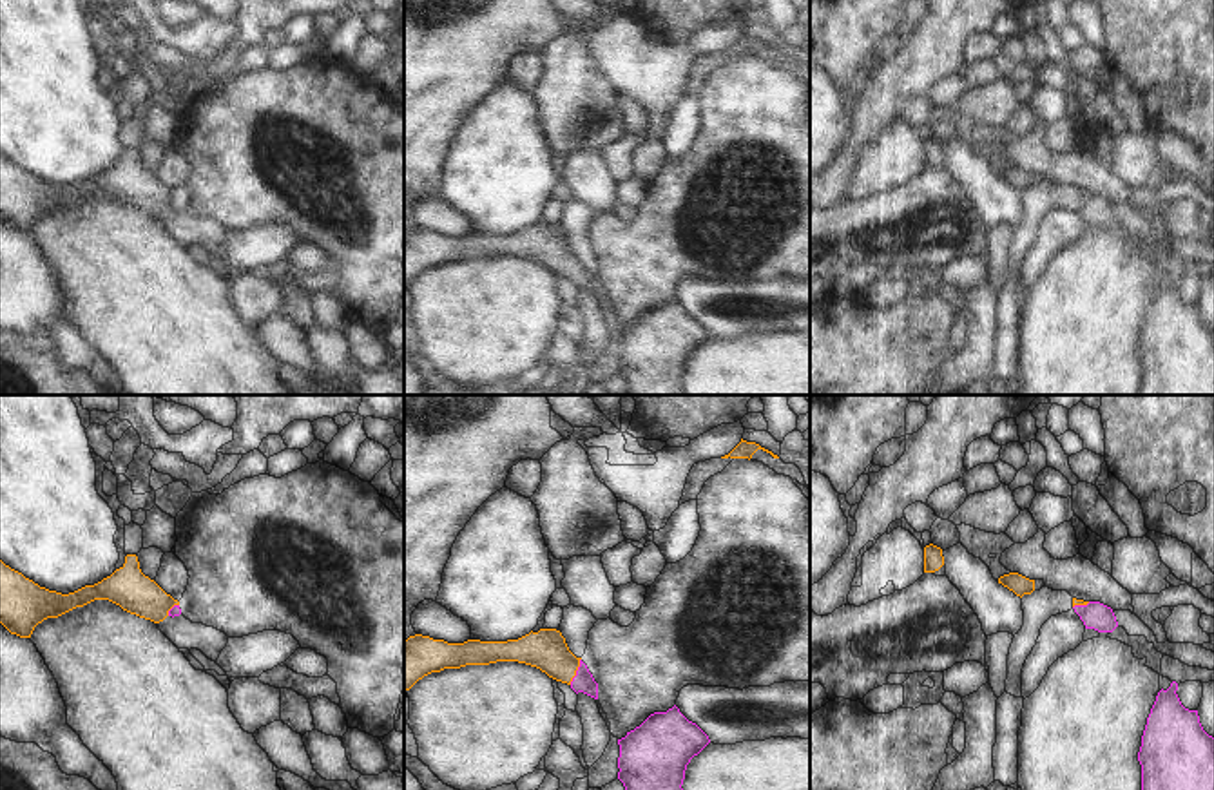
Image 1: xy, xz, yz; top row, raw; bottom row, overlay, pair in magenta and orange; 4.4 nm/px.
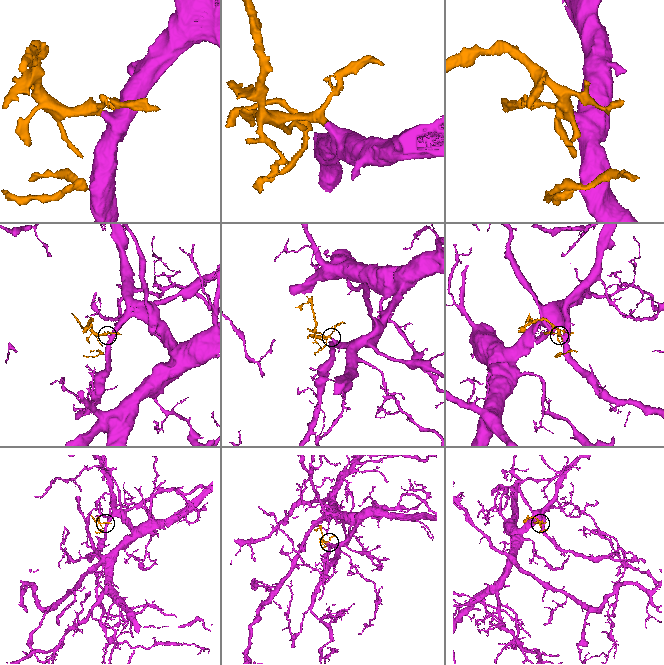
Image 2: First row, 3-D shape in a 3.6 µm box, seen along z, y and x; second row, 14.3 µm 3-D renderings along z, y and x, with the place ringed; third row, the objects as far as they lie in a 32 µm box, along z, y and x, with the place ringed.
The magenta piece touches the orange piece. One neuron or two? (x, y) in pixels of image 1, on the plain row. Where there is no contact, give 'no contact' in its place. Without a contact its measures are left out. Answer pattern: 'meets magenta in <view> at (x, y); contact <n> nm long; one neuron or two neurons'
meets magenta in xz at (577, 265); contact 130 nm long; one neuron

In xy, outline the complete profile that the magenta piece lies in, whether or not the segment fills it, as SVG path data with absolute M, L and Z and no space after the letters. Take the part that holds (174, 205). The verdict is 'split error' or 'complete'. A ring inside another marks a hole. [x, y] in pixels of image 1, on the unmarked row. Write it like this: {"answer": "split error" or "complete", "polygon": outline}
{"answer": "split error", "polygon": "M127 149L125 158L101 176L69 188L40 181L0 154L0 217L11 228L31 232L43 214L58 212L94 194L109 194L154 217L181 208L179 196L141 167L136 149Z"}

